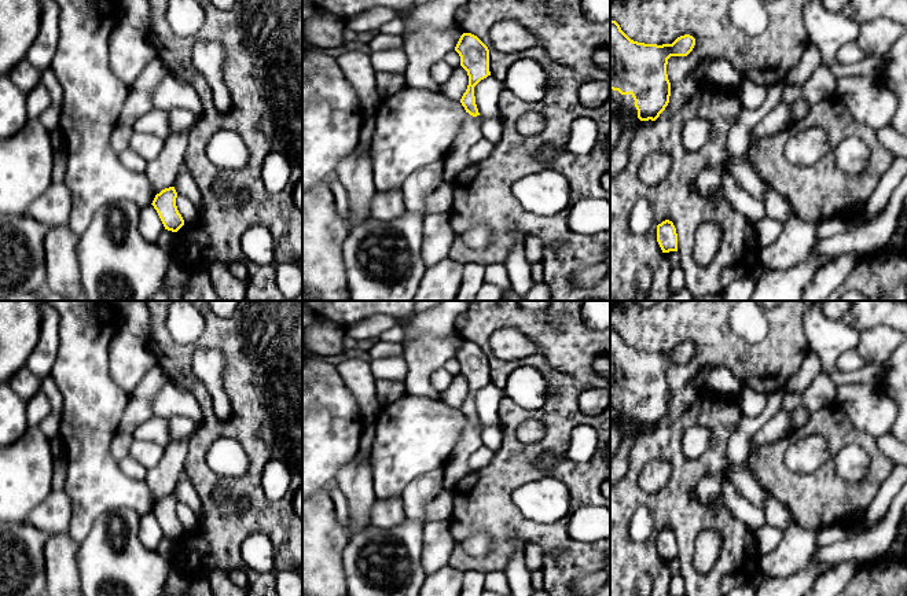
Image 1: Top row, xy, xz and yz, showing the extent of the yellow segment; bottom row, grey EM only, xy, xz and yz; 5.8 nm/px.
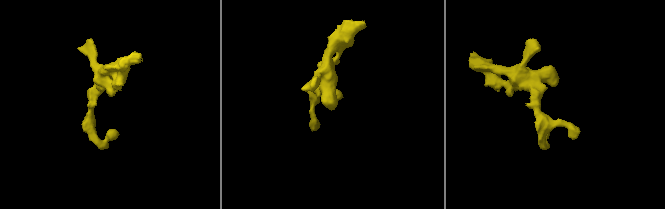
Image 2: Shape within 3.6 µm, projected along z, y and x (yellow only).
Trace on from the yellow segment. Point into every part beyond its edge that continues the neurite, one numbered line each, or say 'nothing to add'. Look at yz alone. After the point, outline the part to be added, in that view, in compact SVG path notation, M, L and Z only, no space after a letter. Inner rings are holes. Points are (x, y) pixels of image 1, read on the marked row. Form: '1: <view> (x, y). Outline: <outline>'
1: yz (619, 158). Outline: M610 89L610 104L616 104L621 111L623 133L616 148L610 152L610 177L623 172L628 163L628 147L634 136L634 129L649 121L638 118L638 110L632 95L621 95L618 91Z

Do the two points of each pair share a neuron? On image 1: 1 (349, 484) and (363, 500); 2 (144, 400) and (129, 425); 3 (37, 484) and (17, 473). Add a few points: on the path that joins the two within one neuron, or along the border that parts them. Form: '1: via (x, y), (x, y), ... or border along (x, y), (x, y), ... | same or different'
1: via (353, 488), (360, 496) | same
2: via (139, 405), (131, 419) | same
3: via (32, 482), (22, 478) | same

